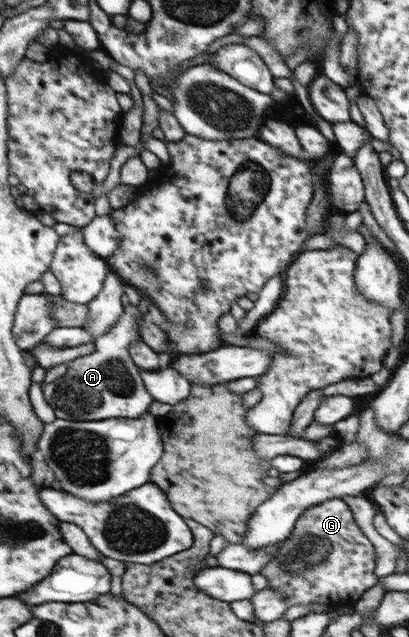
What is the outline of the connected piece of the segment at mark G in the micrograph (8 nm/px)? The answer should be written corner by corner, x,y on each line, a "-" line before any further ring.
331,498
322,504
303,510
295,521
290,536
282,541
274,558
269,560
259,571
267,577
268,587
285,594
287,605
310,605
312,613
328,613
339,606
353,606
371,589
379,578
375,575
376,553
374,545
357,525
351,508
341,498

